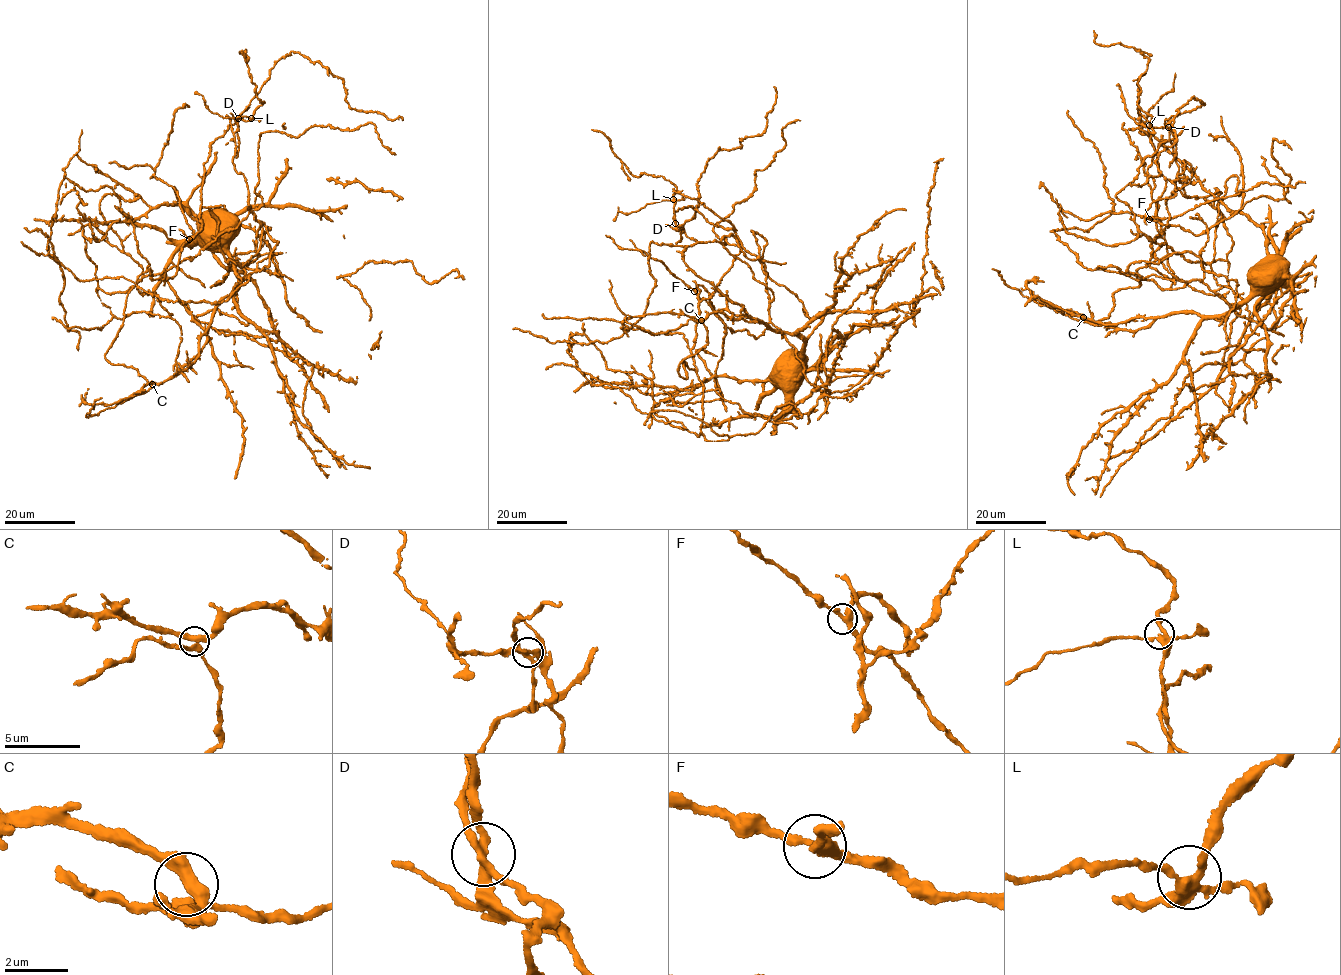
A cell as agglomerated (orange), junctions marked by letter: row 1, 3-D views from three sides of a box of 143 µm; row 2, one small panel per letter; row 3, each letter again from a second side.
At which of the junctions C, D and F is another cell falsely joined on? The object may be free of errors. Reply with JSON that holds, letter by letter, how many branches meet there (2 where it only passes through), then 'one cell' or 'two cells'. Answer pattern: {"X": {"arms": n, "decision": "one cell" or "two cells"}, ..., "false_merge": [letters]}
{"C": {"arms": 4, "decision": "one cell"}, "D": {"arms": 4, "decision": "two cells"}, "F": {"arms": 3, "decision": "one cell"}, "false_merge": ["D"]}

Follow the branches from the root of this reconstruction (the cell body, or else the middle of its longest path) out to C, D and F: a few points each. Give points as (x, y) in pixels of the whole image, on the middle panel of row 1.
C: (790, 356), (797, 359), (803, 348), (795, 335), (718, 312), (701, 320)
D: (790, 356), (827, 312), (769, 277), (766, 240), (721, 241), (770, 301), (735, 231), (675, 224)
F: (790, 356), (827, 312), (769, 277), (758, 233), (752, 260), (721, 241), (772, 292), (767, 323), (694, 291)

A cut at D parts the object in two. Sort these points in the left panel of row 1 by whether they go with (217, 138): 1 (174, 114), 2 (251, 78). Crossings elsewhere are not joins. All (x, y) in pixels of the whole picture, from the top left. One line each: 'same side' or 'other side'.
1: same side
2: other side

